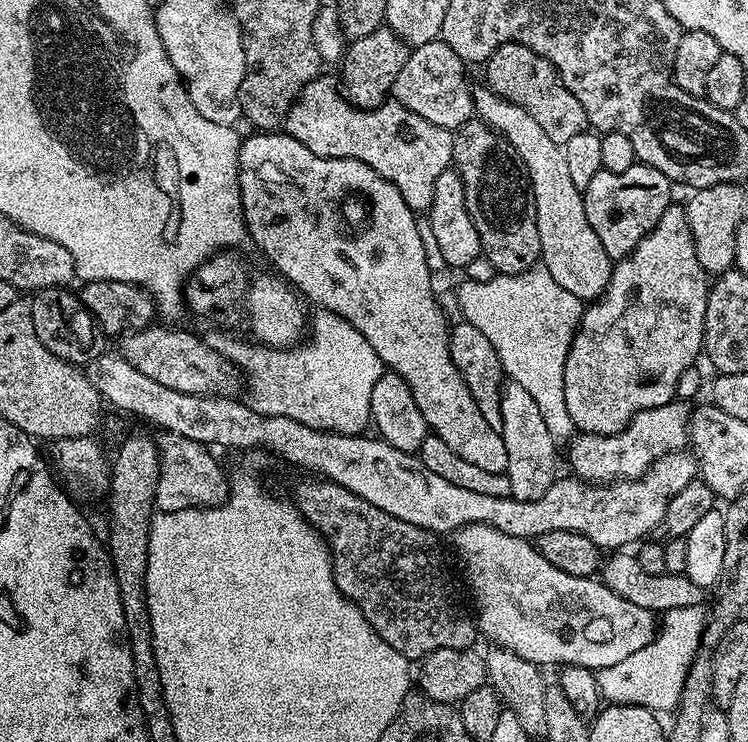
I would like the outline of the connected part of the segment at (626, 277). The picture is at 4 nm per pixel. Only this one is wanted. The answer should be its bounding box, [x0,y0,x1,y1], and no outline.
[564,202,710,436]

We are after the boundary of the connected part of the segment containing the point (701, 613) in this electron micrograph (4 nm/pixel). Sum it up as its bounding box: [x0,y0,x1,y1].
[596,604,709,714]

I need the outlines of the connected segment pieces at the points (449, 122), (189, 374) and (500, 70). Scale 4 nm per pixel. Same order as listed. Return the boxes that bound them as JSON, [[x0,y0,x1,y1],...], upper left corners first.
[[391,40,474,130],[118,326,242,397],[484,43,589,146]]

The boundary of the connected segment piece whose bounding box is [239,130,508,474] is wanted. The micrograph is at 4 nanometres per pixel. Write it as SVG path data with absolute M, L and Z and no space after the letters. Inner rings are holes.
M260 130L252 135L256 136L245 135L240 145L239 175L240 201L244 207L244 225L248 228L251 243L256 243L264 251L265 258L273 264L271 267L283 279L287 280L305 301L311 302L313 300L317 309L338 314L343 320L350 322L350 326L354 326L354 330L358 330L358 334L362 334L362 338L366 338L366 342L370 342L370 346L374 346L374 354L378 358L382 358L385 369L401 376L406 382L406 386L410 386L410 394L414 394L414 402L418 402L418 410L422 410L422 418L426 418L431 435L442 438L442 442L446 442L446 446L450 446L450 450L454 450L454 454L458 454L464 461L470 462L474 466L479 466L481 470L490 470L490 474L507 472L508 455L504 440L499 431L492 428L490 422L486 422L486 418L482 418L482 410L478 410L478 402L474 402L466 382L460 377L456 367L451 361L445 360L446 337L450 331L450 320L444 317L444 312L440 309L435 294L432 293L432 272L428 269L428 252L424 249L426 236L423 231L420 233L416 229L417 213L412 212L410 206L406 206L400 191L386 178L382 178L374 170L370 170L370 166L366 166L366 162L358 162L350 158L322 158L318 154L314 154L314 150L302 146L302 142L298 142L294 137L280 130Z

